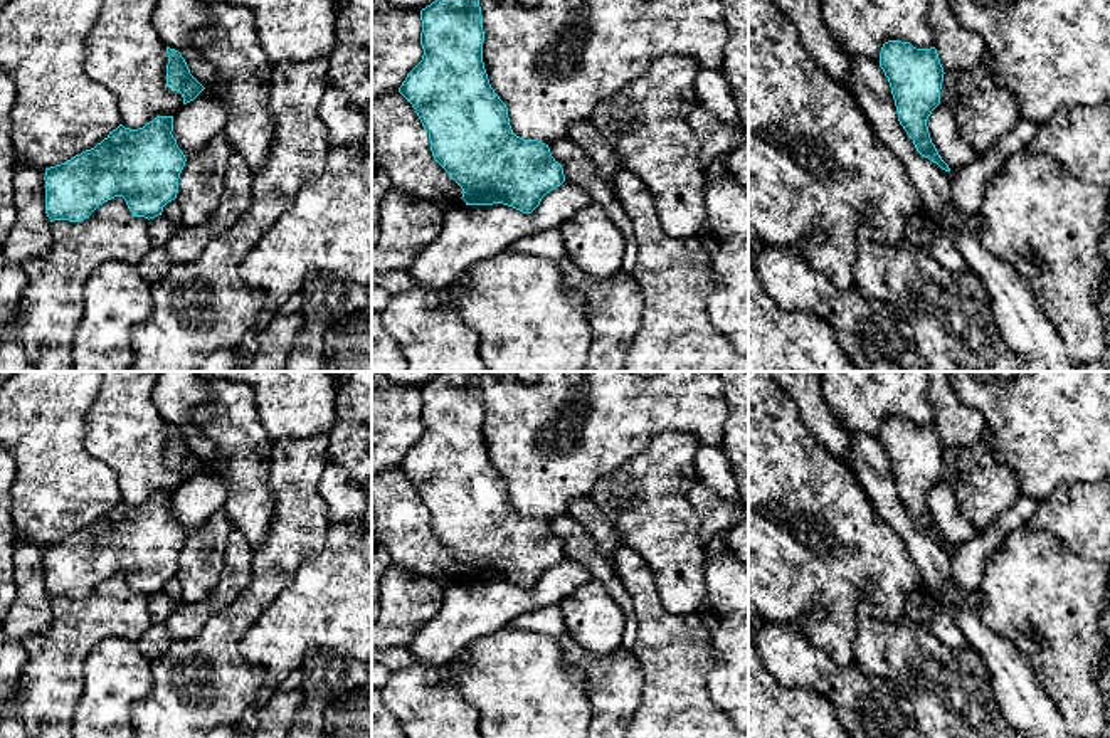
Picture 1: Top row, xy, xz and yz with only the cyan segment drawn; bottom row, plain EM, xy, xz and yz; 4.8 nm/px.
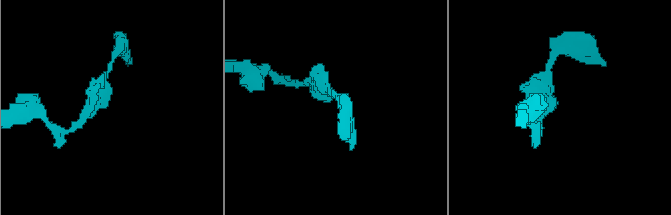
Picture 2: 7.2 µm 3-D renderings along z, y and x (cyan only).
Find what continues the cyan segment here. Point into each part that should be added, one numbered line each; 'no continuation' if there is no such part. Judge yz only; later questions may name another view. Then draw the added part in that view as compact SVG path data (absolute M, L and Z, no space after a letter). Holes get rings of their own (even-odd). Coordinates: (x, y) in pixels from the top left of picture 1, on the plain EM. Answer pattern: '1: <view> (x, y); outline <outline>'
no continuation

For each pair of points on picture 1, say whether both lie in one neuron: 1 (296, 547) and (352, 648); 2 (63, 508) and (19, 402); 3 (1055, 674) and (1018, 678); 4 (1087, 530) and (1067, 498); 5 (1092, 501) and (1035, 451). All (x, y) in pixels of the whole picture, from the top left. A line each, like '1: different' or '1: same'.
1: different
2: same
3: different
4: same
5: different

